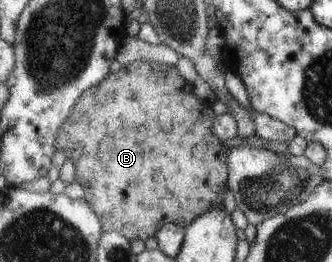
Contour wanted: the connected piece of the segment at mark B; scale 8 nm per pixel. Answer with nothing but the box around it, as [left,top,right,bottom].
[56,60,230,241]

